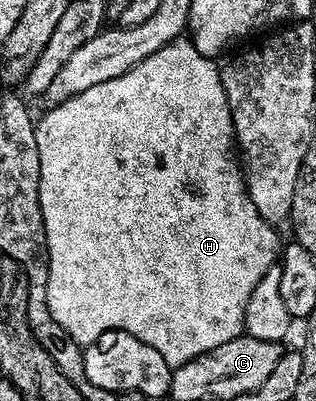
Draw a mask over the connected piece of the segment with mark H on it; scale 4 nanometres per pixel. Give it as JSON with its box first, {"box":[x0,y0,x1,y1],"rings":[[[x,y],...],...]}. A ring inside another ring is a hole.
{"box":[34,40,281,368],"rings":[[[176,40],[165,44],[165,48],[153,52],[153,56],[141,60],[141,64],[129,68],[129,72],[125,72],[113,80],[105,80],[105,84],[97,84],[94,88],[85,88],[85,92],[81,92],[69,100],[54,103],[50,107],[51,111],[40,122],[34,123],[35,135],[37,136],[37,156],[39,157],[39,203],[43,217],[43,231],[47,241],[47,303],[55,323],[67,333],[72,342],[80,347],[90,346],[92,342],[96,342],[102,334],[110,330],[124,330],[137,336],[137,340],[149,344],[149,348],[157,348],[157,352],[161,352],[161,356],[165,356],[165,364],[174,368],[209,352],[213,348],[221,348],[221,344],[229,344],[229,340],[240,337],[244,333],[243,321],[245,320],[245,308],[249,304],[249,296],[253,296],[253,288],[257,288],[261,276],[265,276],[265,272],[269,272],[269,268],[276,265],[281,243],[279,244],[279,238],[275,235],[276,227],[260,216],[257,208],[247,196],[243,171],[237,161],[235,129],[229,112],[229,100],[225,96],[225,88],[219,71],[220,67],[217,65],[216,59],[201,56],[201,52],[197,52],[197,48],[189,40]]]}

